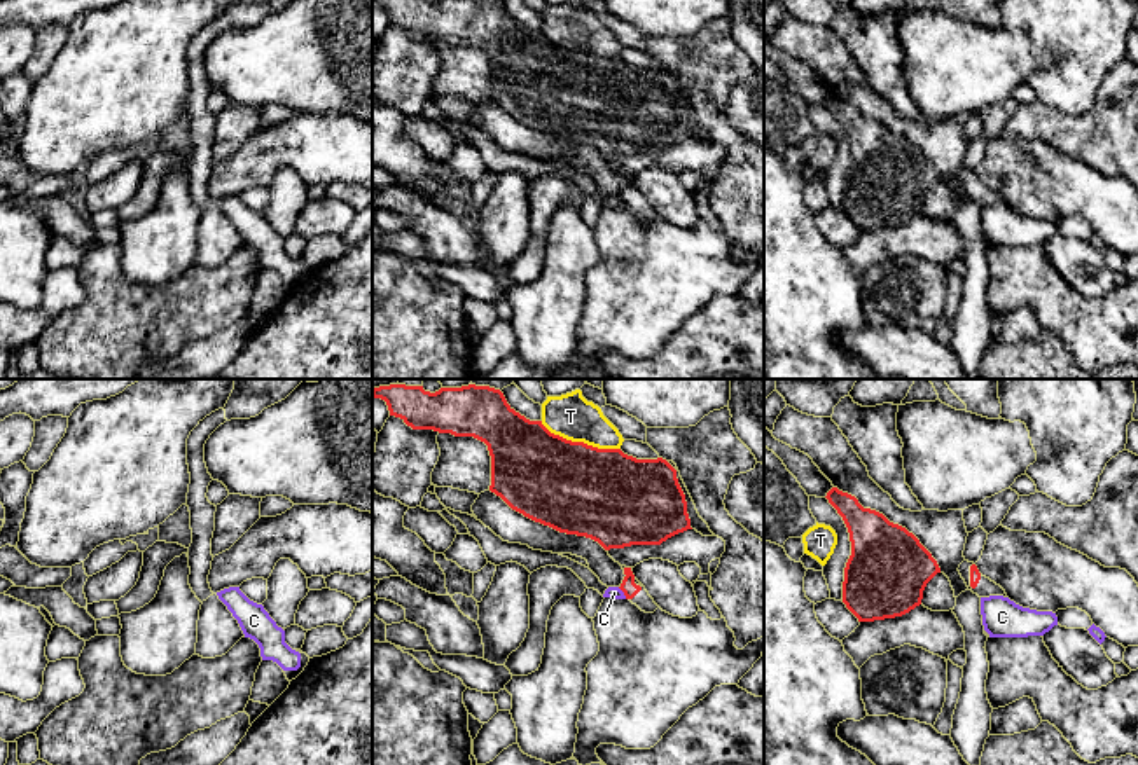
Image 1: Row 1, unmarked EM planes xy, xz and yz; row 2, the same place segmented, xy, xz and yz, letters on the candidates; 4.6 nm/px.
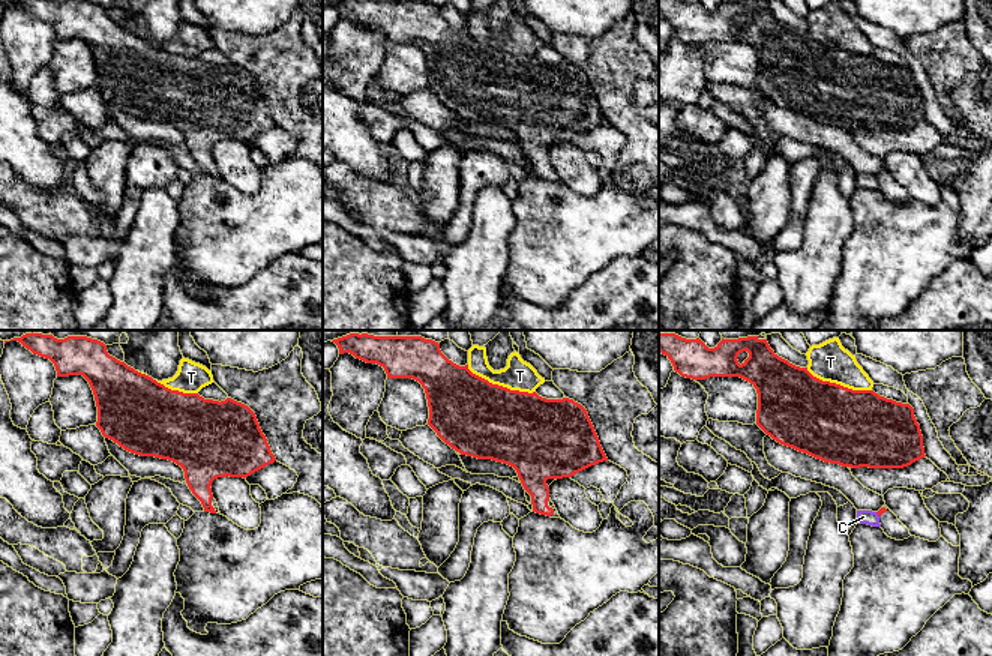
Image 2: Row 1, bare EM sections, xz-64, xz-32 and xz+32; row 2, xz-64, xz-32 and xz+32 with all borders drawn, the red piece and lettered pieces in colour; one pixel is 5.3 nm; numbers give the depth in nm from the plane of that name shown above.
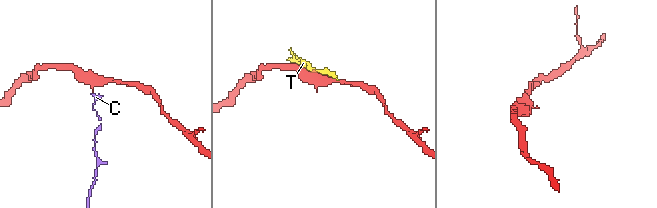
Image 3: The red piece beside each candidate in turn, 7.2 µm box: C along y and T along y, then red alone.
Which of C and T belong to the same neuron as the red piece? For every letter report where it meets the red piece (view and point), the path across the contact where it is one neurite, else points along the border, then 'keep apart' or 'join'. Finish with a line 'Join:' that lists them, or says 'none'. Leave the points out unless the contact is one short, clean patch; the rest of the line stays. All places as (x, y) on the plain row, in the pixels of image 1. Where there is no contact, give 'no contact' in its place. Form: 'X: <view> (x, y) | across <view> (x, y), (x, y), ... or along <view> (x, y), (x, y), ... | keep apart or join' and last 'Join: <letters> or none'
C: xz (623, 199) | along xz (617, 196), (626, 206) | keep apart
T: xz (581, 51) | keep apart
Join: none

